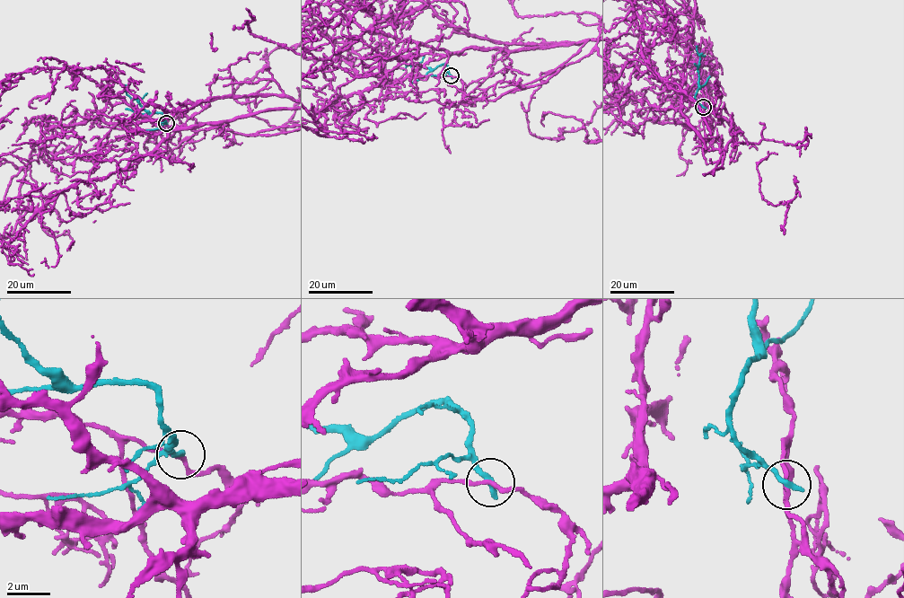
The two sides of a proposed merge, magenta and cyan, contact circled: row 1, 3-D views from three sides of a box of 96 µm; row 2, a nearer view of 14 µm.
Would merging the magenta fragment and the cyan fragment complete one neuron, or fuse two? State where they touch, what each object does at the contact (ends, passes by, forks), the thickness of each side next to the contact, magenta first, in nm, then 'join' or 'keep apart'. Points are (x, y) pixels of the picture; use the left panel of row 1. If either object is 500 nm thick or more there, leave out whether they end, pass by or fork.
(166, 123) | magenta passes by | cyan ends | 180/320 nm | keep apart

